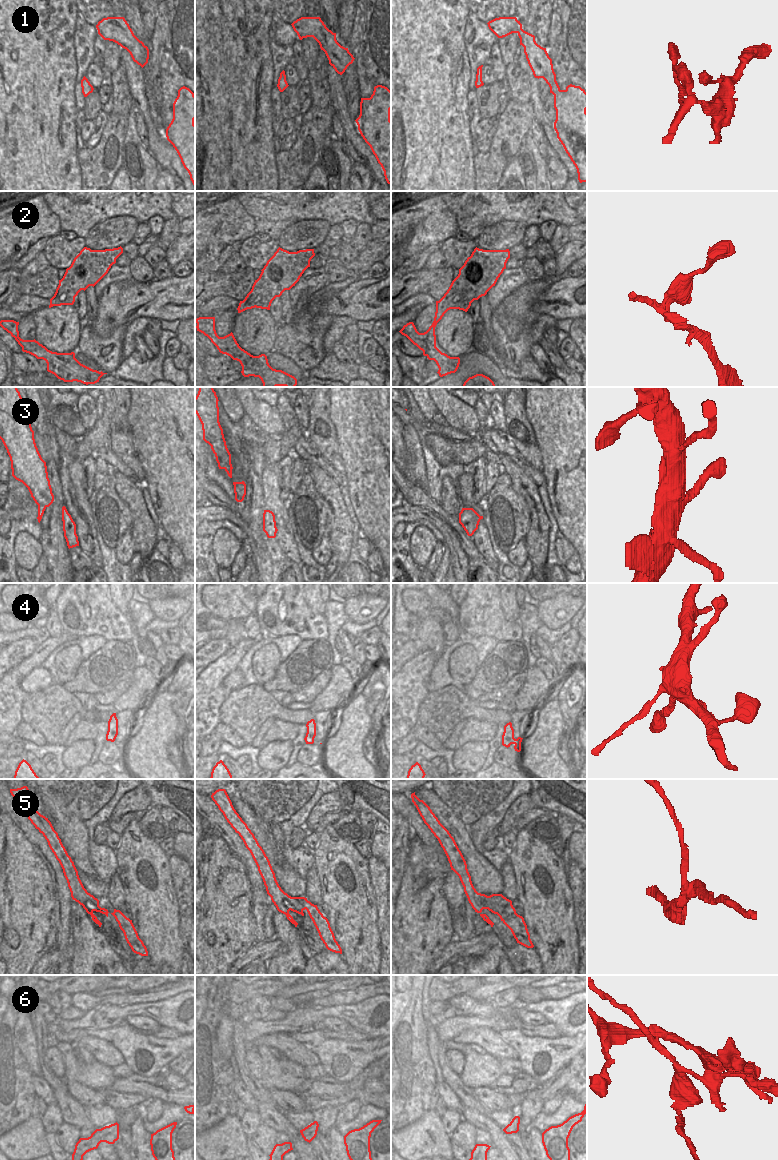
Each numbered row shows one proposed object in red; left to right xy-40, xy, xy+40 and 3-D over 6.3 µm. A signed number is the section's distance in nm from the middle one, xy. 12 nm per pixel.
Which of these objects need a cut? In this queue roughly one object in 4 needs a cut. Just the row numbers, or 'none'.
2, 5, 6

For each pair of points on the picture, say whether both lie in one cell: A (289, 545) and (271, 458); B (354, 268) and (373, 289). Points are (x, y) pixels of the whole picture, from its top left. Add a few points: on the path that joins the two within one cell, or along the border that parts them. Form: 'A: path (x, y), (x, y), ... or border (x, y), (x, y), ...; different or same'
A: border (267, 463), (273, 465); different
B: border (364, 276), (358, 279); different

